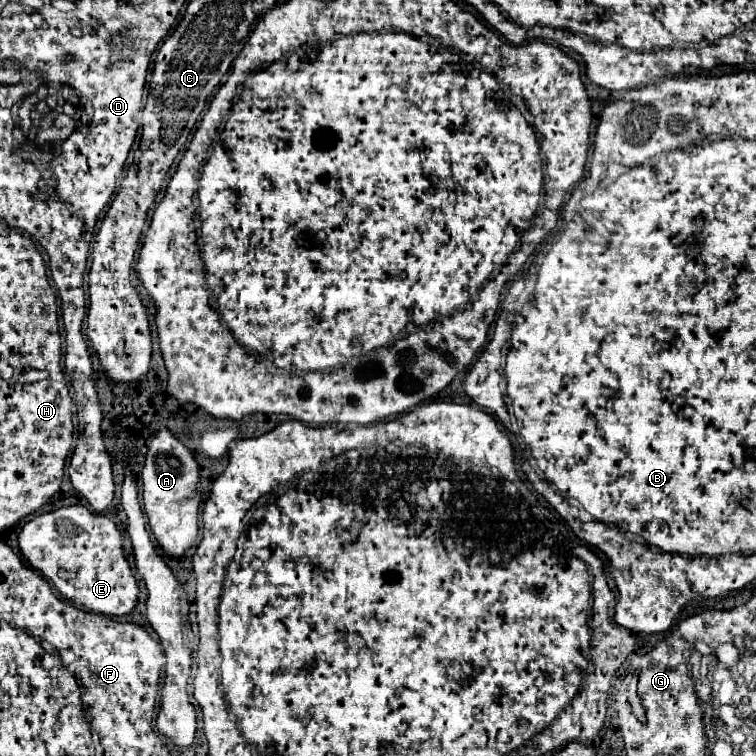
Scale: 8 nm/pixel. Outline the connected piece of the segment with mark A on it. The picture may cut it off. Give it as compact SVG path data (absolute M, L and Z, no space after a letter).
M161 429L151 439L141 479L143 479L143 507L159 547L169 557L181 557L193 545L199 533L201 493L197 485L199 465L195 457L167 429Z

